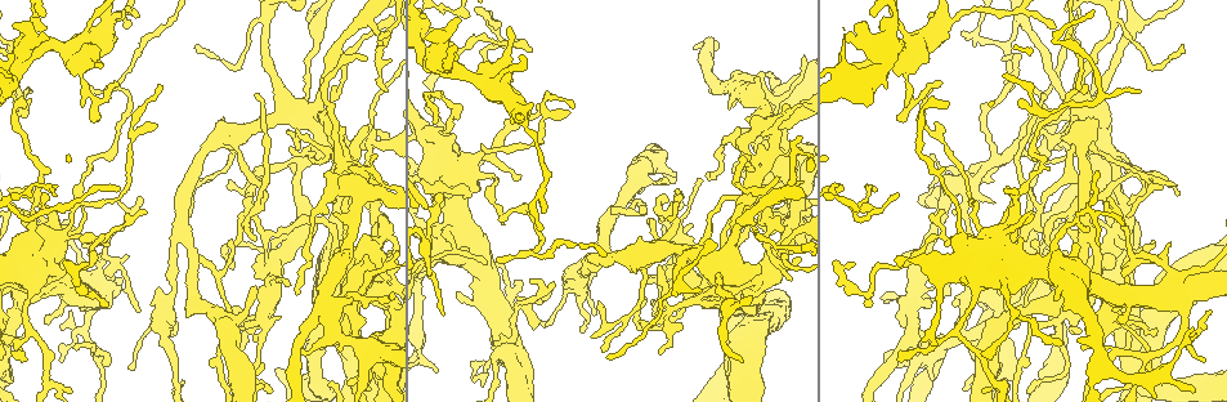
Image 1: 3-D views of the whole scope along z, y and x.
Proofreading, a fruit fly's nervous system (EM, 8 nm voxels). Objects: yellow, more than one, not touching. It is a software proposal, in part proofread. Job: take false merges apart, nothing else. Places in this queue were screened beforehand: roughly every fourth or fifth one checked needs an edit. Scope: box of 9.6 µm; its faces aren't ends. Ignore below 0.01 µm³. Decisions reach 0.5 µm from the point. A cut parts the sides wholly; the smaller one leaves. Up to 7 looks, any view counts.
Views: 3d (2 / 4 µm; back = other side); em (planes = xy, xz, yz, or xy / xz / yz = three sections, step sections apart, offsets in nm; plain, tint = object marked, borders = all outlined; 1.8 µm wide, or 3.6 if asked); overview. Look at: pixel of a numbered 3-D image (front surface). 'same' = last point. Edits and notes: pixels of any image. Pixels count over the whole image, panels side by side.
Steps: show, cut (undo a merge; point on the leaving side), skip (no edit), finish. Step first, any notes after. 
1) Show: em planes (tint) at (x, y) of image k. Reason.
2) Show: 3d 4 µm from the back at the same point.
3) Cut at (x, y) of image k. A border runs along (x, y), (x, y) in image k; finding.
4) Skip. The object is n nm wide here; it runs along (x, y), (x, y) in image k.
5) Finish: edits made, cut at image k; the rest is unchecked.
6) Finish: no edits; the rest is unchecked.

Show: 3d 4 µm at (446, 69) of image 1. Thick turns thin.

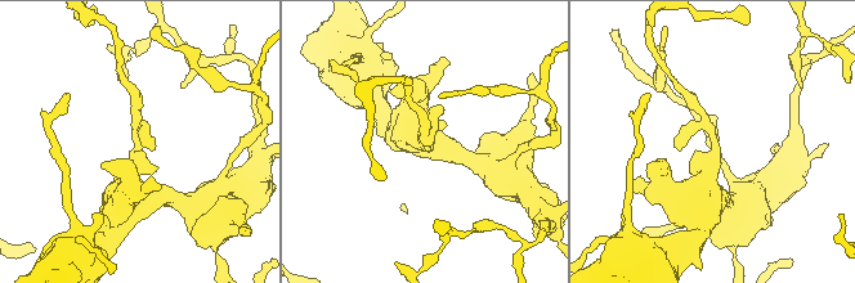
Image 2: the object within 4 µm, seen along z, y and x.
Show: em xy step 4 (tint) at (710, 151) of image 2. Need the tissue.

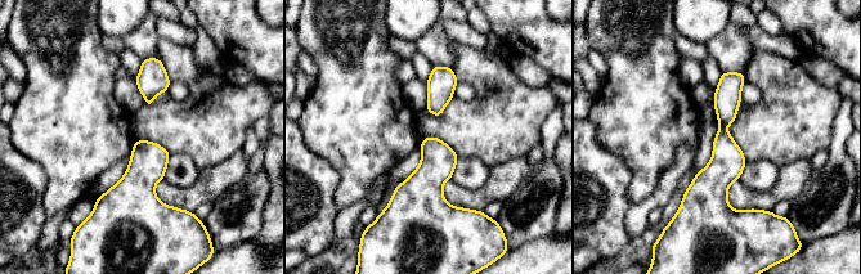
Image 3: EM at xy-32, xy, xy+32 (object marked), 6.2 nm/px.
Skip. The object is 220 nm wide here; continuous, no second neuron.

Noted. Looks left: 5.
Show: em planes (plain) at (486, 157) of image 1. Arms part here.

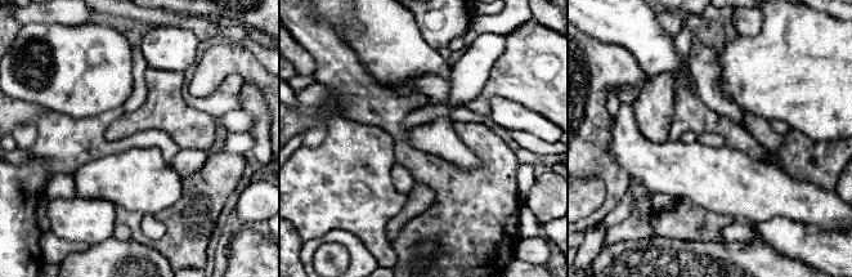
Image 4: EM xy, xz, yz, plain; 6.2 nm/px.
Show: em planes (borders) at the same point. See the neighbours.

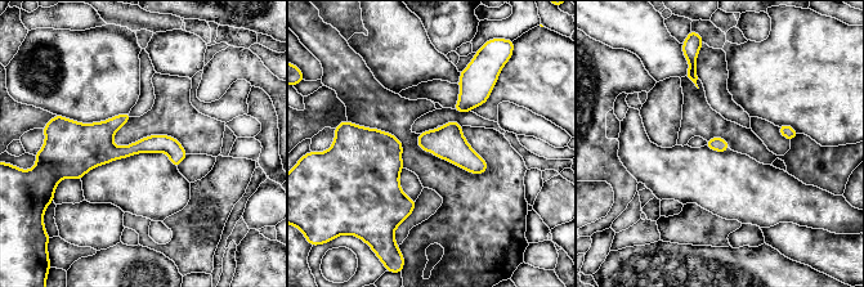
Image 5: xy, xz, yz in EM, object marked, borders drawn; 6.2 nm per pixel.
Skip. The object is 90 nm wide here; it runs along (66, 138), (183, 153) in image 5; continuous, no second neuron.

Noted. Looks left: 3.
Show: 3d 2 µm at (950, 189) of image 1.

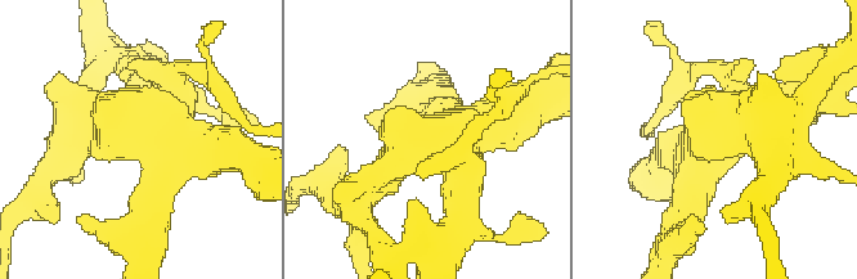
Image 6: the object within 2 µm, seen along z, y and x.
Show: em 3.6 µm planes (tint) at (709, 132) of image 6. Shape alone is not enough.

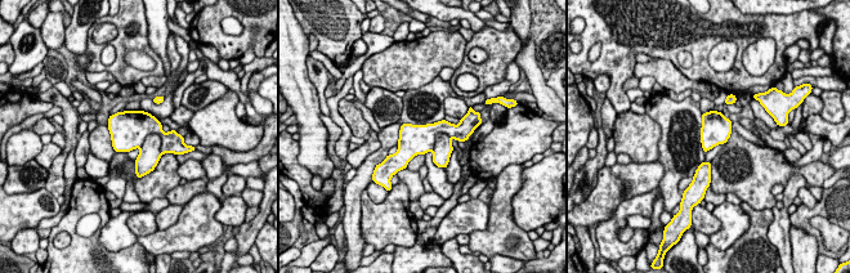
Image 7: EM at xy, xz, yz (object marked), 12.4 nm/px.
Cut at (141, 124) of image 7. A border runs along (139, 147), (157, 134), (162, 153) in image 7; a second neuron is stuck on.

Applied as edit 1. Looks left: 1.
Finish: edits made, cut at image 7; the rest is unchecked.

